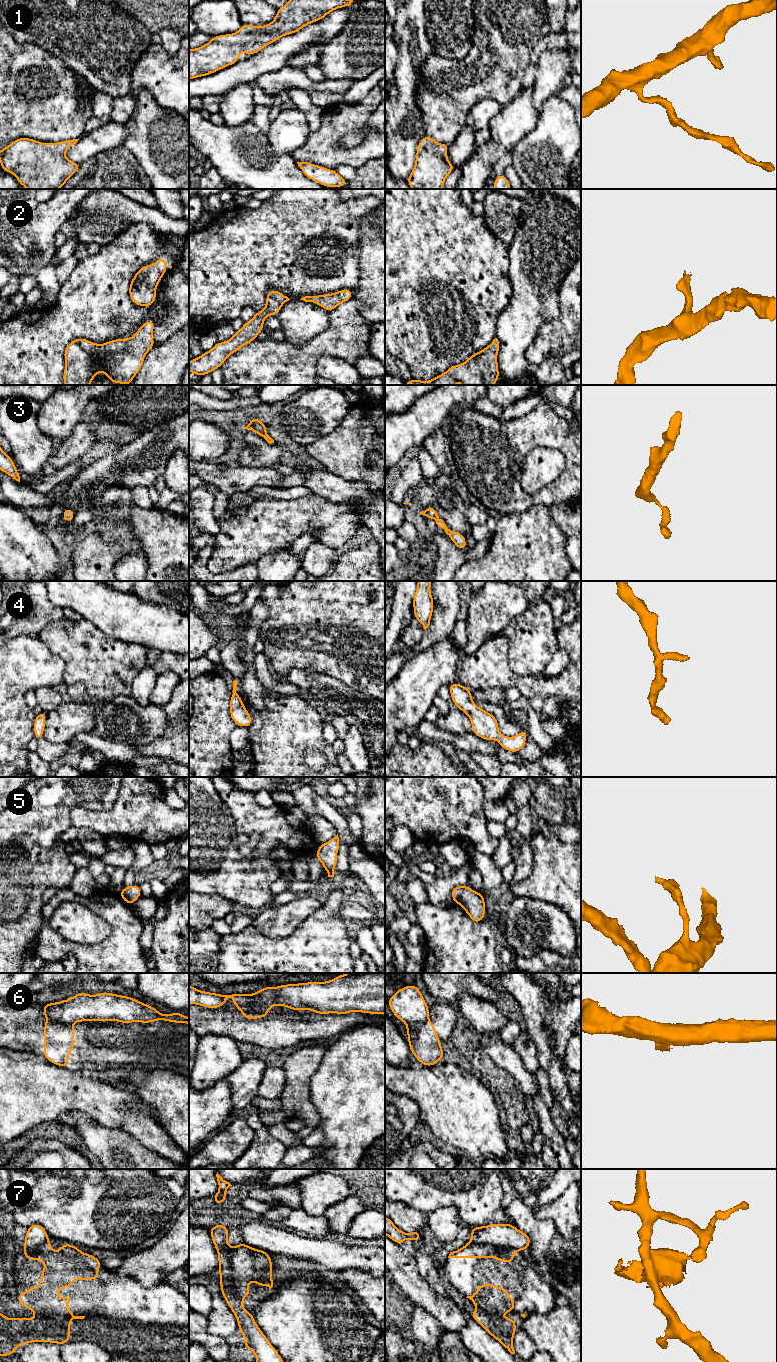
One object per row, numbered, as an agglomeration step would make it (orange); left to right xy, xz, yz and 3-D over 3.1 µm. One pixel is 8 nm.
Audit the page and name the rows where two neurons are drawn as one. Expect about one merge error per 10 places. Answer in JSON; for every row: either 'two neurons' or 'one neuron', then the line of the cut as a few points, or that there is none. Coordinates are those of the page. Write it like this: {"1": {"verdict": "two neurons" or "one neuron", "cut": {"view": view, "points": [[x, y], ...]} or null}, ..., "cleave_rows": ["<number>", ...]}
{"1": {"verdict": "one neuron", "cut": null}, "2": {"verdict": "one neuron", "cut": null}, "3": {"verdict": "one neuron", "cut": null}, "4": {"verdict": "one neuron", "cut": null}, "5": {"verdict": "one neuron", "cut": null}, "6": {"verdict": "two neurons", "cut": {"view": "xy", "points": [[48, 1019], [71, 1023]]}}, "7": {"verdict": "two neurons", "cut": {"view": "xz", "points": [[229, 1247], [231, 1275], [235, 1280], [235, 1292], [242, 1299]]}}, "cleave_rows": ["6", "7"]}

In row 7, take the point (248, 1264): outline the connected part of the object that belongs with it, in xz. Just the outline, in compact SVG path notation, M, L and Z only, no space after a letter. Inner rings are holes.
M240 1241L236 1247L230 1247L230 1255L237 1296L244 1299L247 1295L252 1294L252 1291L248 1289L248 1283L252 1281L255 1281L257 1286L267 1286L269 1290L273 1287L272 1271L274 1267L268 1252L247 1246Z

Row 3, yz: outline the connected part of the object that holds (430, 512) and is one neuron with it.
M433 505L428 506L425 509L425 511L420 512L420 514L424 515L426 519L427 518L434 519L438 527L441 527L445 530L448 537L454 542L454 544L459 550L465 550L467 548L465 536L463 536L461 533L457 531L448 529L444 521L438 517L438 514L434 509Z

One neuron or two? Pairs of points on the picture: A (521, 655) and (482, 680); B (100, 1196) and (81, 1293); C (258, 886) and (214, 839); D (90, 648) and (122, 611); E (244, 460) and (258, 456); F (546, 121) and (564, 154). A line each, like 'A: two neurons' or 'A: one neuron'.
A: two neurons
B: two neurons
C: one neuron
D: two neurons
E: one neuron
F: one neuron

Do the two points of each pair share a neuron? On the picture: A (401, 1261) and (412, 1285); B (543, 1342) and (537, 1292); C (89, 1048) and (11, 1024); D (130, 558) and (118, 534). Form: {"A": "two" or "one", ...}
{"A": "one", "B": "two", "C": "one", "D": "one"}

